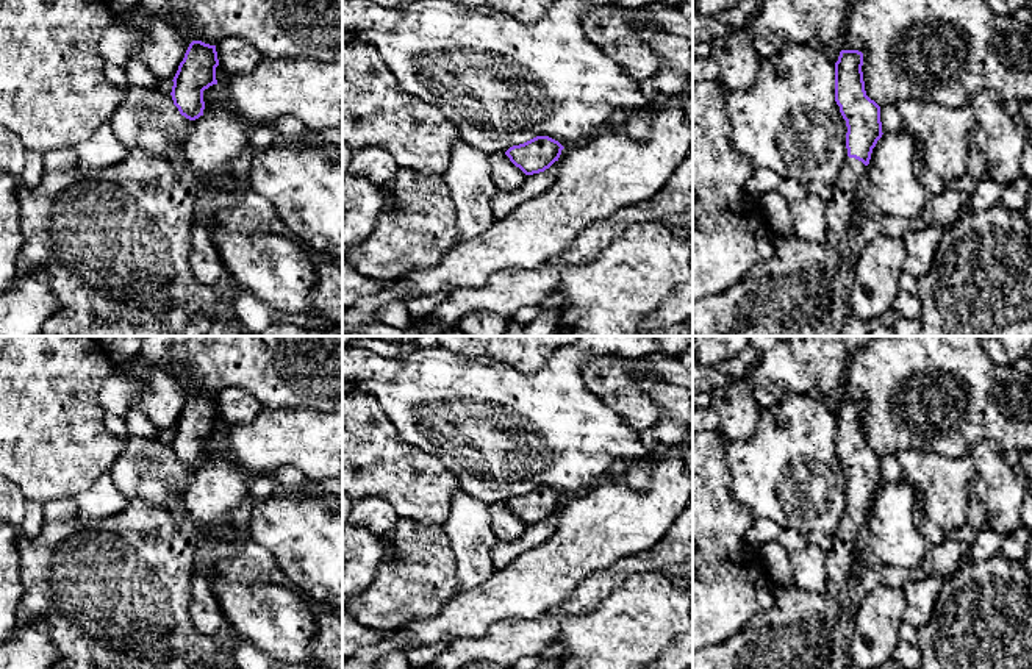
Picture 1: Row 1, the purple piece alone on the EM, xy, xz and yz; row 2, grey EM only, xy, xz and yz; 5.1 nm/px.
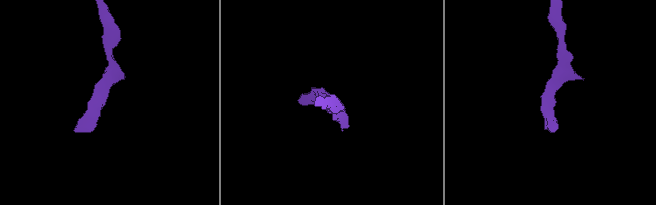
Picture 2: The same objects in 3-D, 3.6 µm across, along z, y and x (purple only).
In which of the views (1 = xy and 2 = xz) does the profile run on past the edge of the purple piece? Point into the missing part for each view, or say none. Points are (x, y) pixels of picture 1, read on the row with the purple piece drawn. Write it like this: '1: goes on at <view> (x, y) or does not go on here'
1: does not go on here
2: does not go on here

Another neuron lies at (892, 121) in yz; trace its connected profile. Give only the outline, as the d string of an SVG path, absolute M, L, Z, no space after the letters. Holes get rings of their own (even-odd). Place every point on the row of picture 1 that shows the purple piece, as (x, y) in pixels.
M887 105L880 108L882 133L896 133L902 130L902 117L894 108L894 105Z

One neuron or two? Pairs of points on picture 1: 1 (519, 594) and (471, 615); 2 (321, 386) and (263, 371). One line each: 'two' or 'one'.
1: one
2: one

